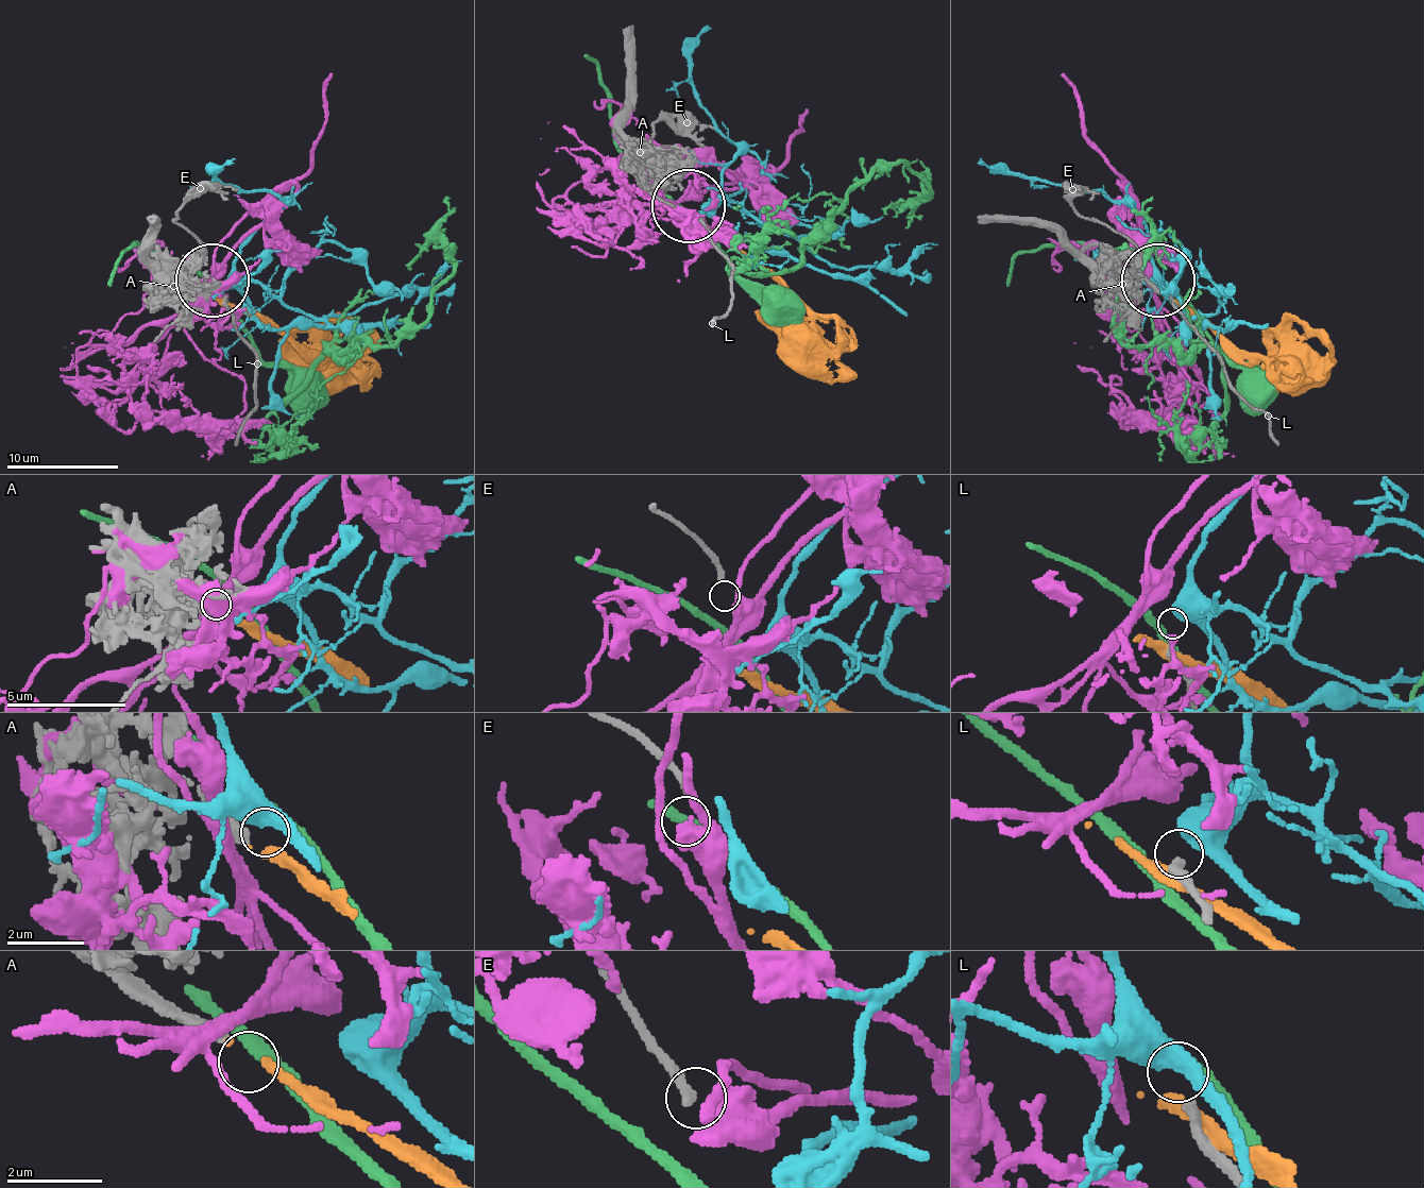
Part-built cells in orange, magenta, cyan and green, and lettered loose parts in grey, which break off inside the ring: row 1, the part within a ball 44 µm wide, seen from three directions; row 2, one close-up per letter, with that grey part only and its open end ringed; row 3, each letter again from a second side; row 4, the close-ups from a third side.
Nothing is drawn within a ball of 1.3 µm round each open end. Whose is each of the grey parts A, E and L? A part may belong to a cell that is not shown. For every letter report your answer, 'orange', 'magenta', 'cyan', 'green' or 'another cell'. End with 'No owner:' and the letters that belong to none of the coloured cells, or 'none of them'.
A: orange
E: magenta
L: cyan
No owner: none of them

